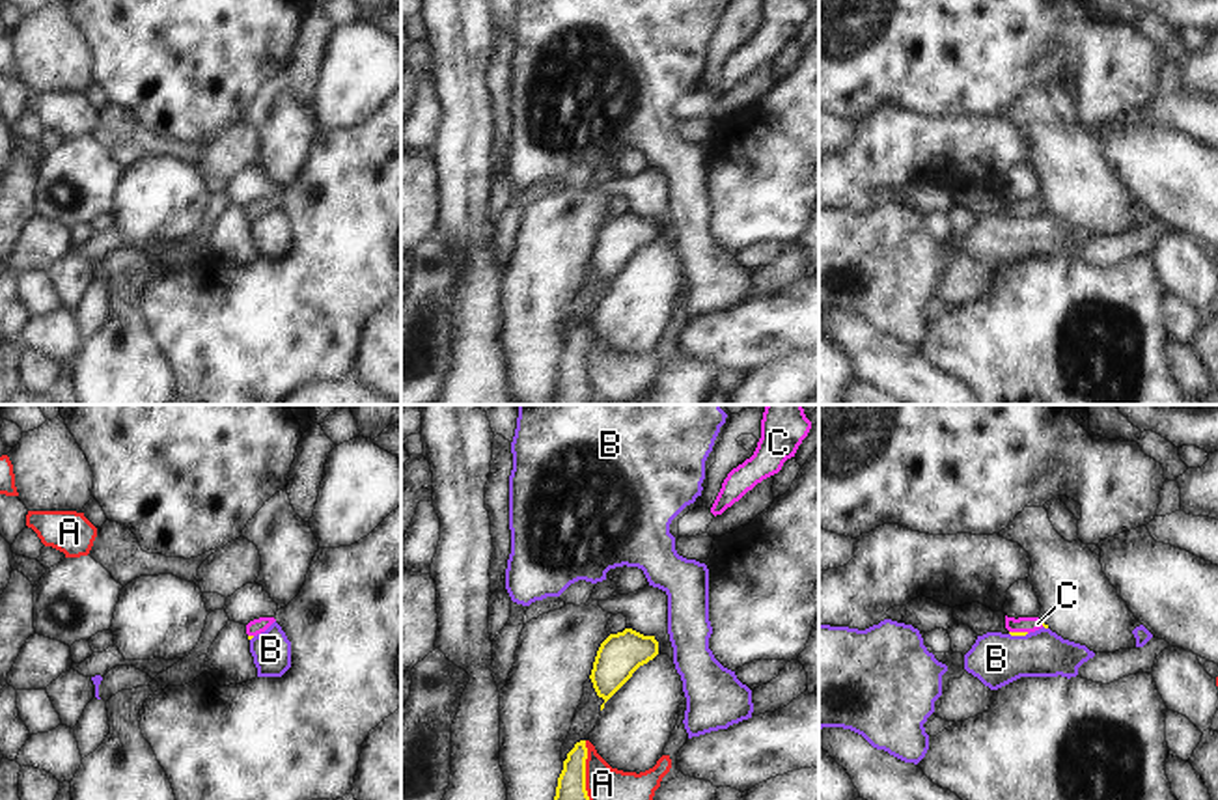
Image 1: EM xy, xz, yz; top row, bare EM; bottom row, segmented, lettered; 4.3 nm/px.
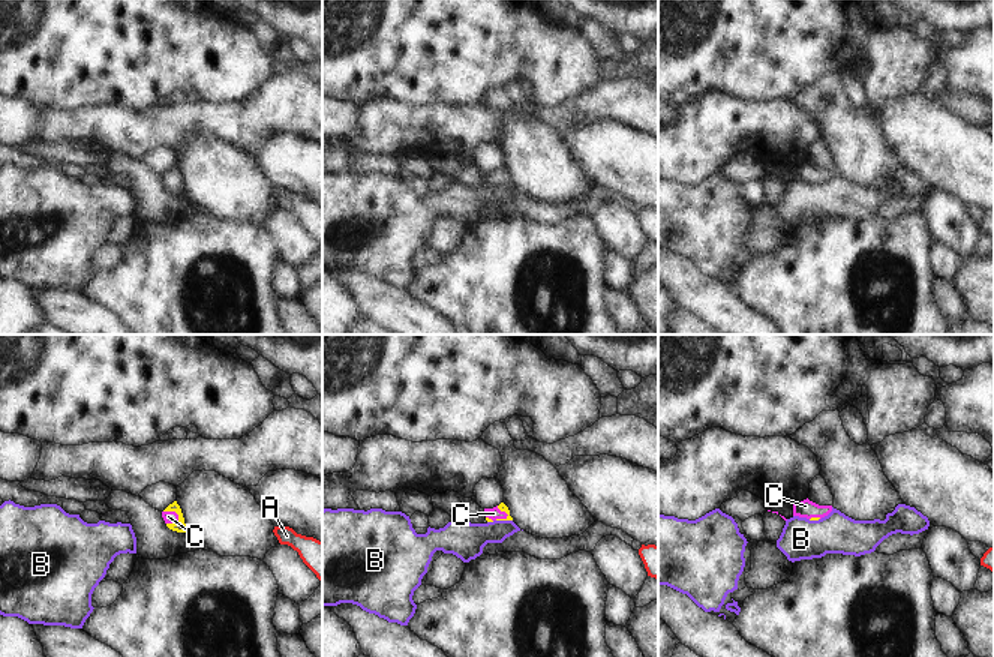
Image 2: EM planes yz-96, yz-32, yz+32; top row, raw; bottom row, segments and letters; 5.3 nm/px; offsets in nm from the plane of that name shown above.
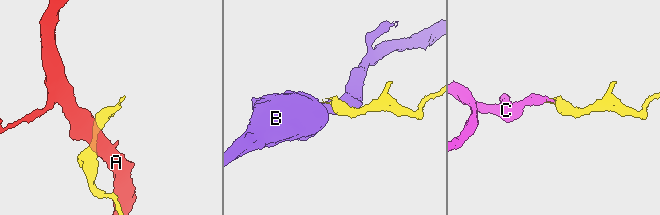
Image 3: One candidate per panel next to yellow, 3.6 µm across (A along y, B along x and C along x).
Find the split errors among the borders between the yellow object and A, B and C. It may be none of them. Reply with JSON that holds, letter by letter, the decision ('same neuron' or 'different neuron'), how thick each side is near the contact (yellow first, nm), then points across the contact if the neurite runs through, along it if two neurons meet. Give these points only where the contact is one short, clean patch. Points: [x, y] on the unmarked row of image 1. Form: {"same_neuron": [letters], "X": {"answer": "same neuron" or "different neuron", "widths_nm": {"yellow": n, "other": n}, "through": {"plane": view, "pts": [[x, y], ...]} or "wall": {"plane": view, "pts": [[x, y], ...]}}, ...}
{"same_neuron": ["C"], "A": {"answer": "different neuron", "widths_nm": {"yellow": 170, "other": 220}, "wall": {"plane": "xz", "pts": [[584, 323], [586, 377], [592, 392]]}}, "B": {"answer": "different neuron", "widths_nm": {"yellow": 20, "other": 220}, "wall": {"plane": "yz", "pts": [[1010, 215], [1026, 217]]}}, "C": {"answer": "same neuron", "widths_nm": {"yellow": 20, "other": 70}, "through": {"plane": "yz", "pts": [[1010, 215], [1019, 215], [1028, 207]]}}}

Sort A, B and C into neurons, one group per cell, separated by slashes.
A / B / C

